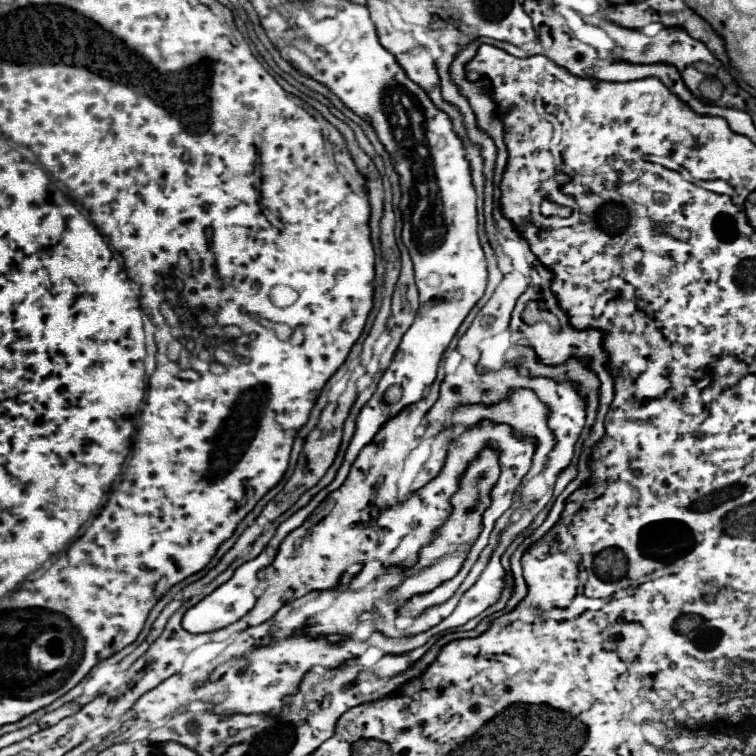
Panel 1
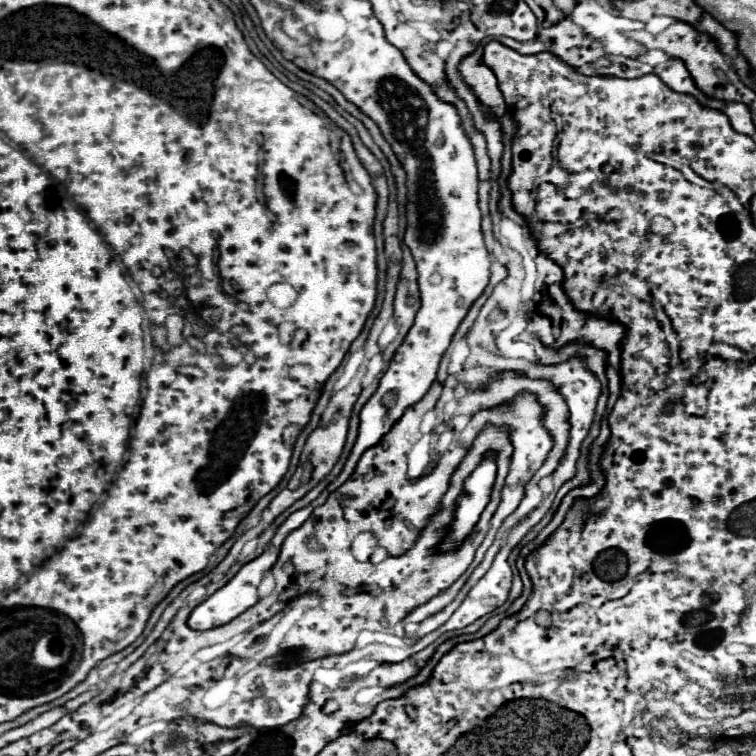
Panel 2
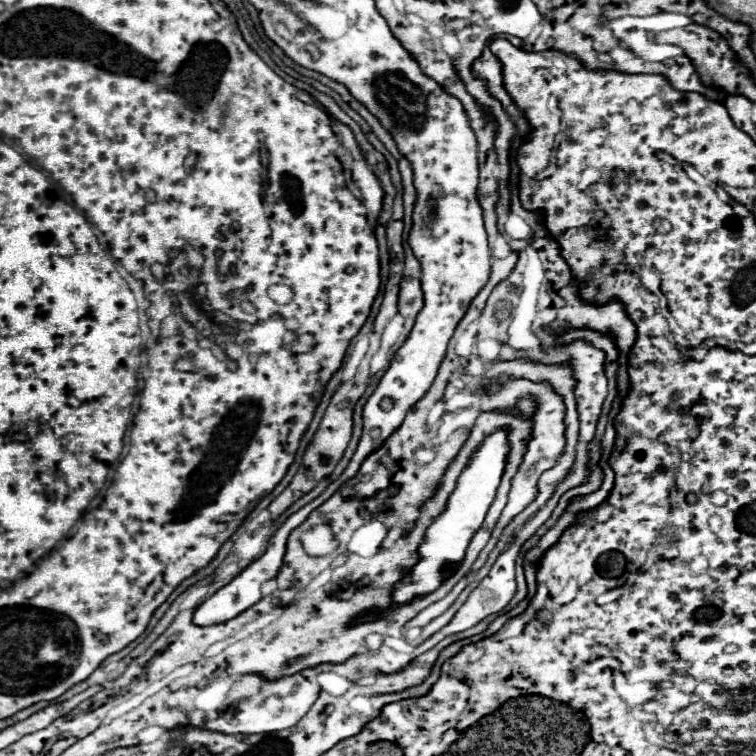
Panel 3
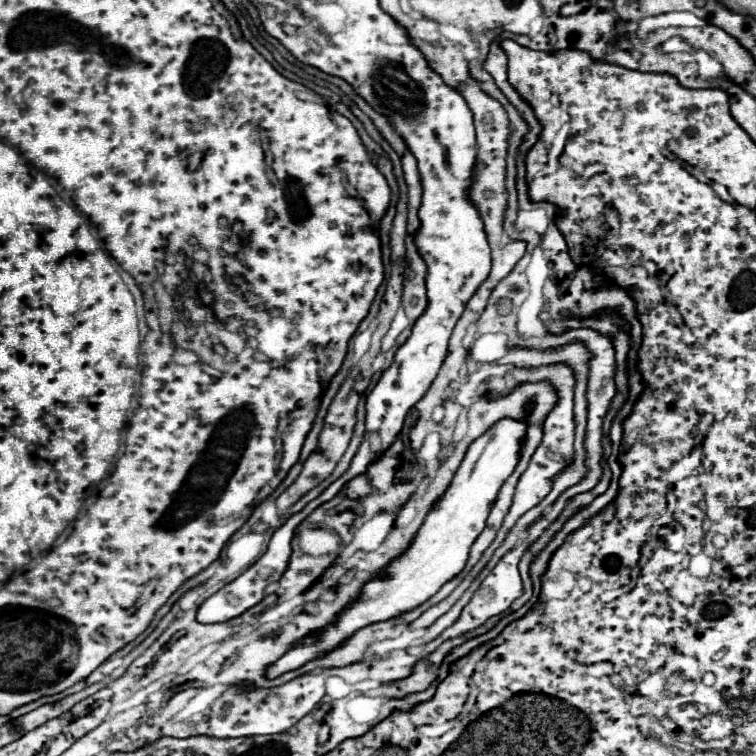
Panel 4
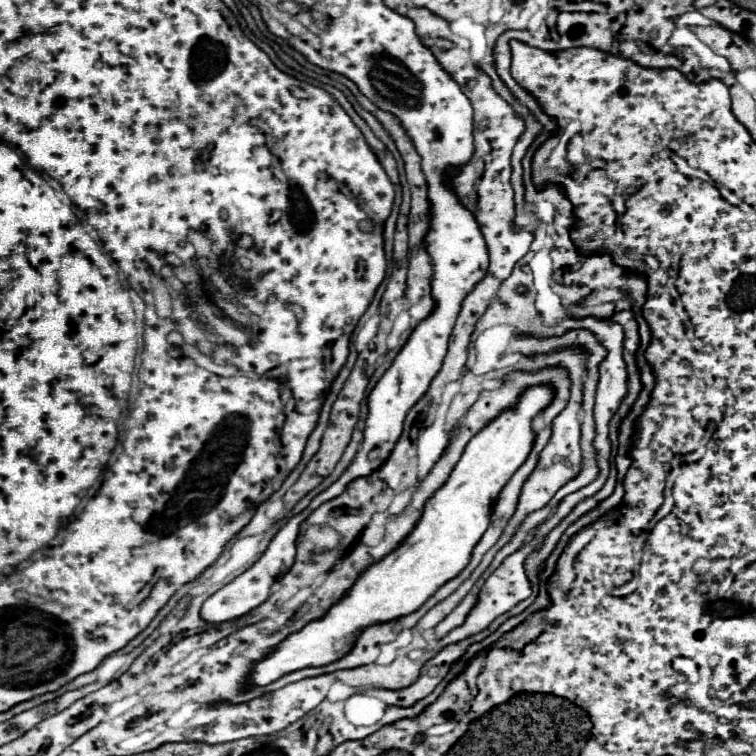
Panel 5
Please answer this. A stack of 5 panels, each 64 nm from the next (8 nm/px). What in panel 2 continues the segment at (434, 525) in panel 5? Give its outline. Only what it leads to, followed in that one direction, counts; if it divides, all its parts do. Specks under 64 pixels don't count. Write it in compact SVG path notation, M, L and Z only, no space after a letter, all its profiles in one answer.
M488 456L464 482L464 496L458 498L458 510L456 518L452 522L452 530L442 542L442 550L452 550L458 548L468 532L474 528L476 520L480 518L480 512L488 504L490 490L496 478L496 462Z

